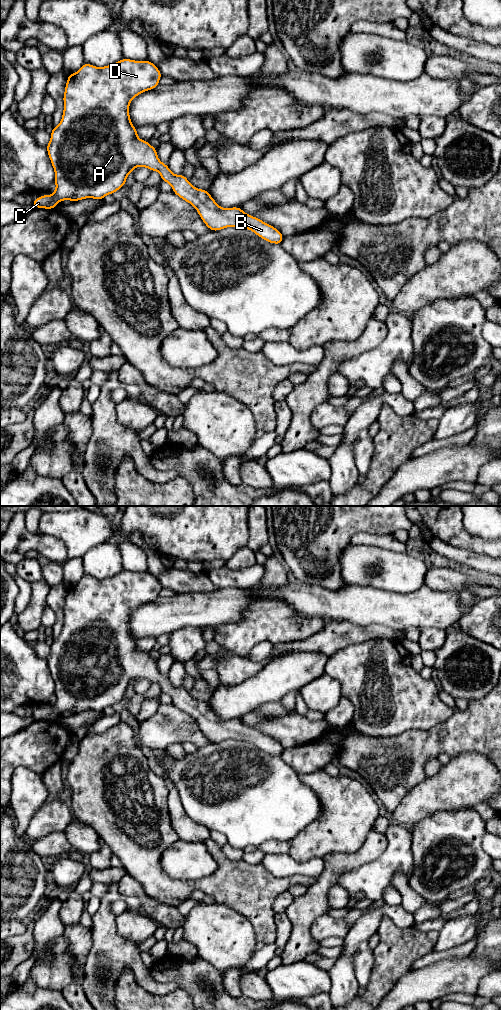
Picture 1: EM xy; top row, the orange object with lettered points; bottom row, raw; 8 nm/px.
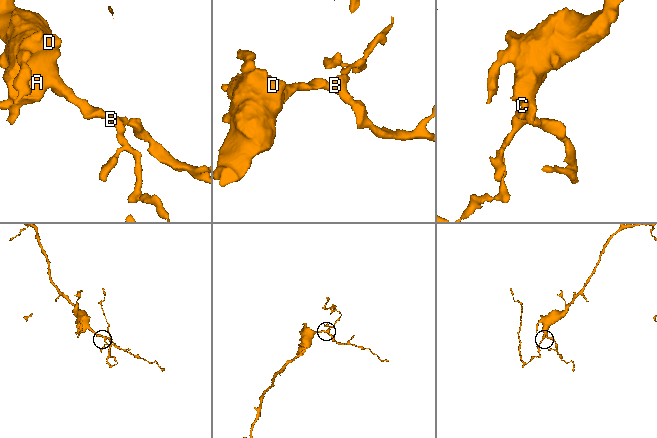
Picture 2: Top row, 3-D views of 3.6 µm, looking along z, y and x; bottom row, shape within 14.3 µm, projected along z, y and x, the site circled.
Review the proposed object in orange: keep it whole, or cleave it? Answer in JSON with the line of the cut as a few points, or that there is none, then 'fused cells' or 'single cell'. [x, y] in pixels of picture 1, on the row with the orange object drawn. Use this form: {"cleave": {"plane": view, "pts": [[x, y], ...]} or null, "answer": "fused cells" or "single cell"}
{"cleave": null, "answer": "single cell"}

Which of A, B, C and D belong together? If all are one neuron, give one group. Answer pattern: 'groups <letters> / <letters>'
groups A B C D

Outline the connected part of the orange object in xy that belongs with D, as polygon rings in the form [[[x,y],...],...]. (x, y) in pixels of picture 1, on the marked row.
[[[127,58],[104,67],[96,67],[84,63],[74,74],[68,74],[63,95],[64,109],[61,122],[51,130],[51,139],[46,149],[55,171],[56,190],[52,195],[42,195],[33,201],[34,208],[55,209],[58,202],[63,200],[80,201],[86,198],[103,200],[108,194],[114,194],[125,186],[126,178],[136,167],[146,167],[151,171],[158,171],[161,180],[169,183],[172,191],[184,201],[190,203],[198,212],[204,224],[211,231],[219,231],[226,227],[244,228],[253,231],[258,237],[273,244],[281,245],[284,236],[275,227],[261,219],[250,216],[239,207],[221,208],[211,197],[208,190],[198,189],[191,185],[183,175],[171,172],[167,164],[162,163],[157,156],[157,149],[148,141],[138,138],[137,129],[133,126],[130,115],[130,102],[139,94],[155,89],[163,75],[158,67],[148,59],[136,61]]]

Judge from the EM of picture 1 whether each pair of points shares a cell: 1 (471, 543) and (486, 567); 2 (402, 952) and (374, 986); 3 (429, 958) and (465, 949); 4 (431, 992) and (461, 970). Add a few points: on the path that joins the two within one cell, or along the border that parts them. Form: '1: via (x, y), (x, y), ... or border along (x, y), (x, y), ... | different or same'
1: border along (454, 546), (460, 549), (483, 553), (490, 557) | different
2: via (394, 960), (382, 978) | same
3: via (438, 955), (456, 952) | same
4: via (438, 985), (447, 976), (454, 975) | same

